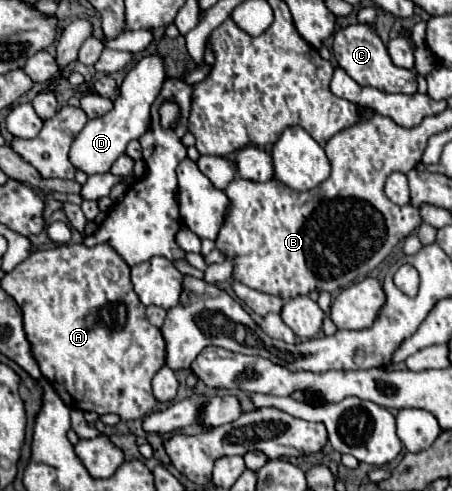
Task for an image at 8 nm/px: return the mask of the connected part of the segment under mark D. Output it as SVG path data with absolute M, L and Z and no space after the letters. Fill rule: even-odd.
M147 54L143 56L123 78L123 84L119 86L119 94L113 100L113 108L99 116L93 118L85 124L85 128L79 132L79 136L75 138L71 152L69 152L69 160L83 172L87 172L89 176L93 174L103 174L109 172L111 164L125 154L125 146L139 138L147 128L149 128L149 108L155 102L163 82L167 78L165 72L165 56L159 54Z

